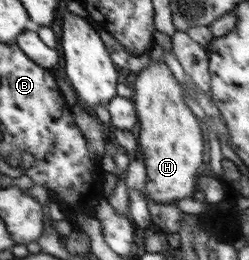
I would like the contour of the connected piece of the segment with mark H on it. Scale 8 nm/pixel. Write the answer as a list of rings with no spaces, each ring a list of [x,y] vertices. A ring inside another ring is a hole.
[[[164,59],[153,60],[137,73],[133,102],[138,127],[135,130],[140,158],[146,166],[144,195],[160,204],[176,204],[194,192],[198,168],[204,160],[204,138],[200,121],[184,101],[184,91]]]

